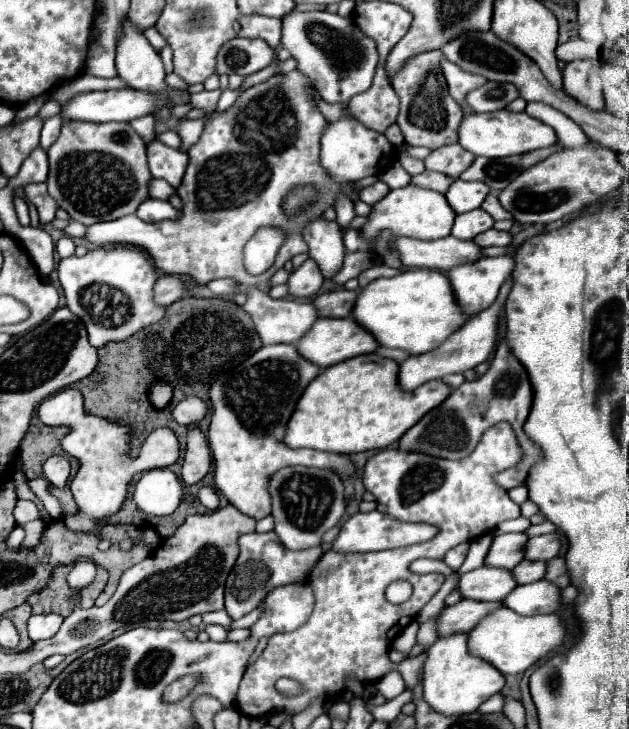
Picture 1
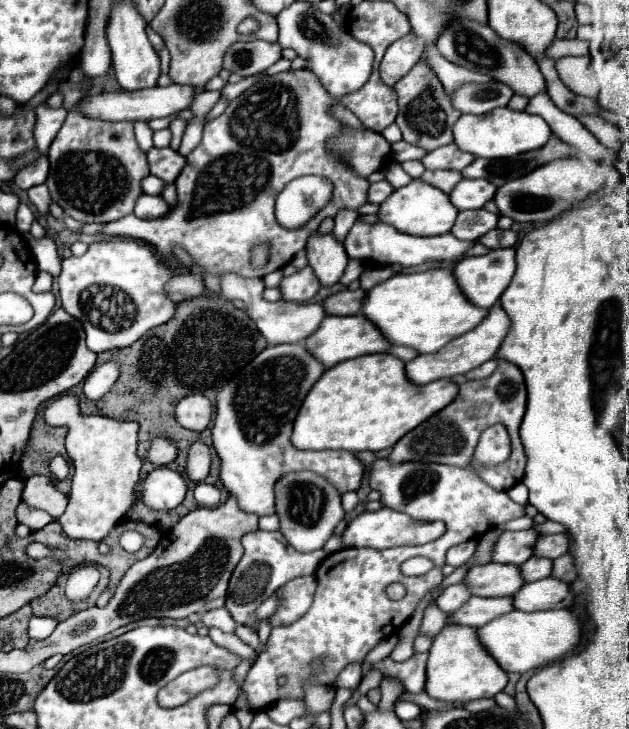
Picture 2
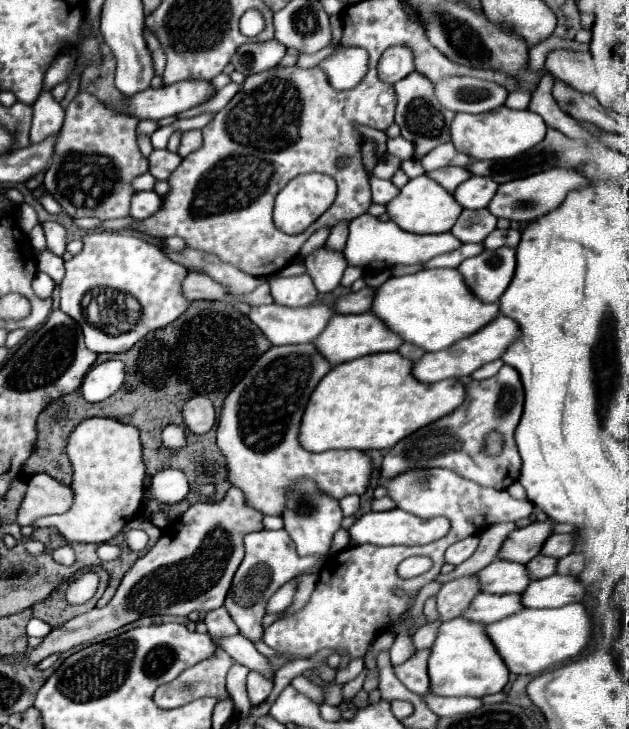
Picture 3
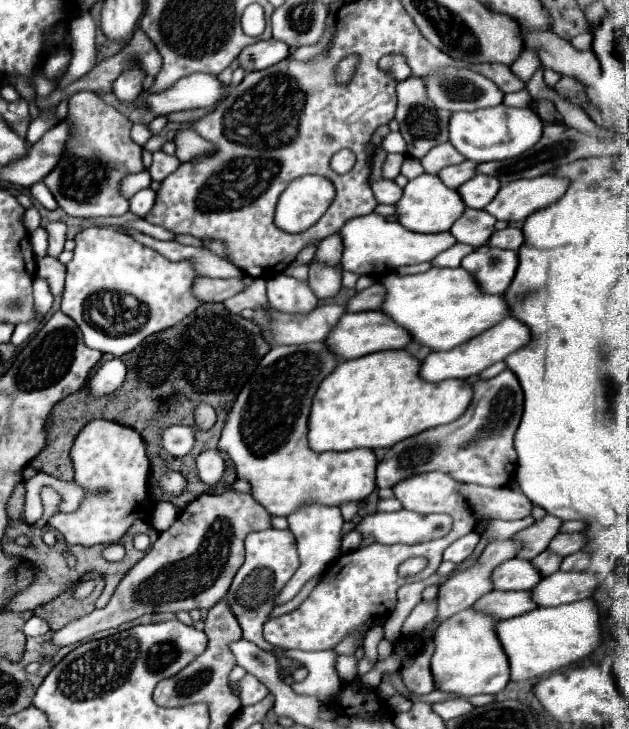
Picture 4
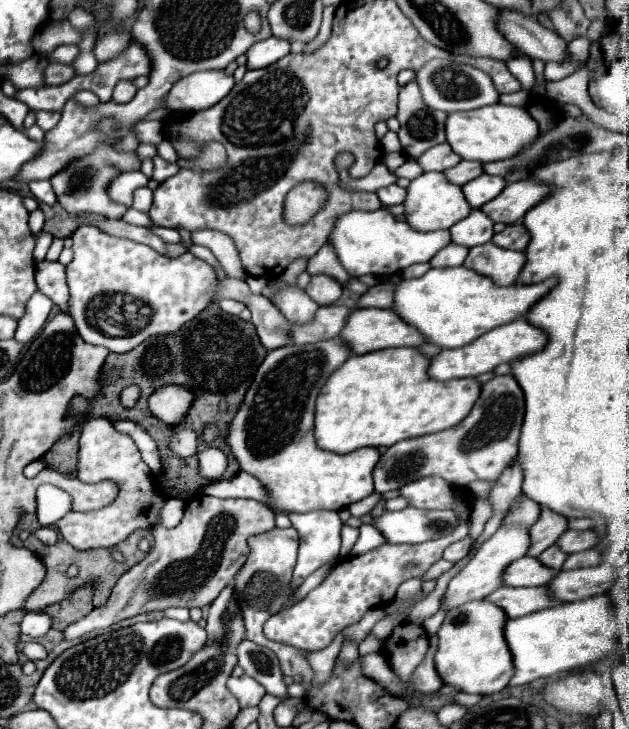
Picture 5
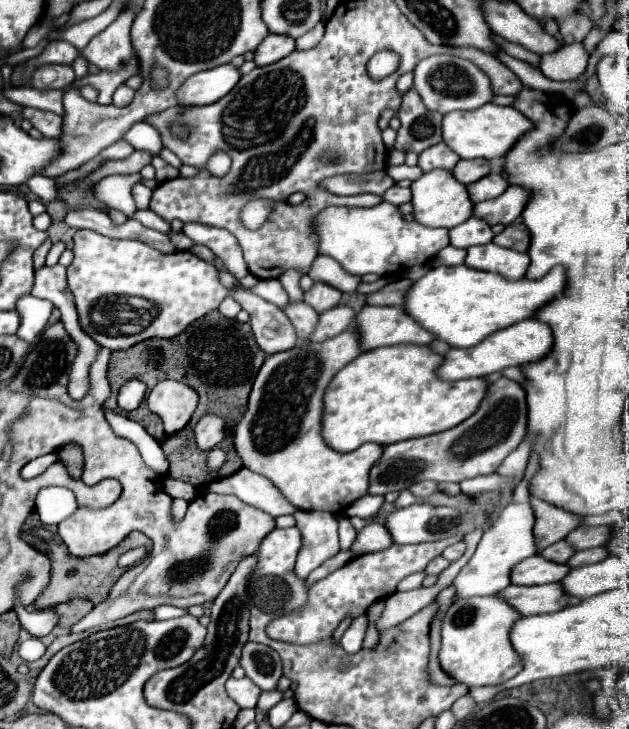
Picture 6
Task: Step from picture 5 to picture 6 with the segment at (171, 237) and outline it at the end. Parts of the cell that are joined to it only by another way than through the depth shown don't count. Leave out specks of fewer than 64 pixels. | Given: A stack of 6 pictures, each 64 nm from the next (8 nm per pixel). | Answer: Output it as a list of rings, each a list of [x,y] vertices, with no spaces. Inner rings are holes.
[[[172,232],[168,236],[178,251],[189,250],[194,245],[193,241],[182,232]]]

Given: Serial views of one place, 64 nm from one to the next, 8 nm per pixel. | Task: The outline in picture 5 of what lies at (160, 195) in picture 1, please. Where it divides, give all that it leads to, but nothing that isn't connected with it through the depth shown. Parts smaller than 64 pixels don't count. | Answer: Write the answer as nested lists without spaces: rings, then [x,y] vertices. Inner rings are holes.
[[[138,170],[138,172],[126,172],[122,176],[116,176],[108,188],[110,196],[114,196],[114,200],[122,202],[124,206],[130,206],[130,198],[134,194],[136,188],[146,186],[148,178]]]

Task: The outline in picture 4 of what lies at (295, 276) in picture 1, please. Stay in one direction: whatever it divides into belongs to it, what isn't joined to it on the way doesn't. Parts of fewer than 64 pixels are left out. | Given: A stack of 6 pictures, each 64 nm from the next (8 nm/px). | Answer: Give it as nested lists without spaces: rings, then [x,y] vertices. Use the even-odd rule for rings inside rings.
[[[286,274],[268,278],[268,300],[272,308],[282,312],[310,312],[318,304],[306,280],[296,280]]]

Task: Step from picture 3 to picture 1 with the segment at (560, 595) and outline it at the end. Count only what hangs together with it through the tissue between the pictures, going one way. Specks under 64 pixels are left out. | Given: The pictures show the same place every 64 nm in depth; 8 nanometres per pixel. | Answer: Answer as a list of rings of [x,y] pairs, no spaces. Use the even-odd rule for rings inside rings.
[[[540,580],[528,586],[516,586],[506,598],[504,606],[522,614],[522,616],[536,616],[536,614],[552,614],[560,608],[558,602],[558,588],[550,582]]]

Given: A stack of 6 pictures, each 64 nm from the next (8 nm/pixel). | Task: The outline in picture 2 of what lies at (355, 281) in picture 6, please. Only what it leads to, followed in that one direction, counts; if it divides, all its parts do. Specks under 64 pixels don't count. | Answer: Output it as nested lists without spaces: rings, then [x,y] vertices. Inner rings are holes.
[[[344,208],[344,210],[340,210],[338,214],[336,214],[336,218],[334,218],[334,236],[342,242],[344,240],[344,236],[348,234],[348,230],[352,228],[352,224],[356,222],[356,218],[358,218],[358,212],[352,212],[350,208]]]

